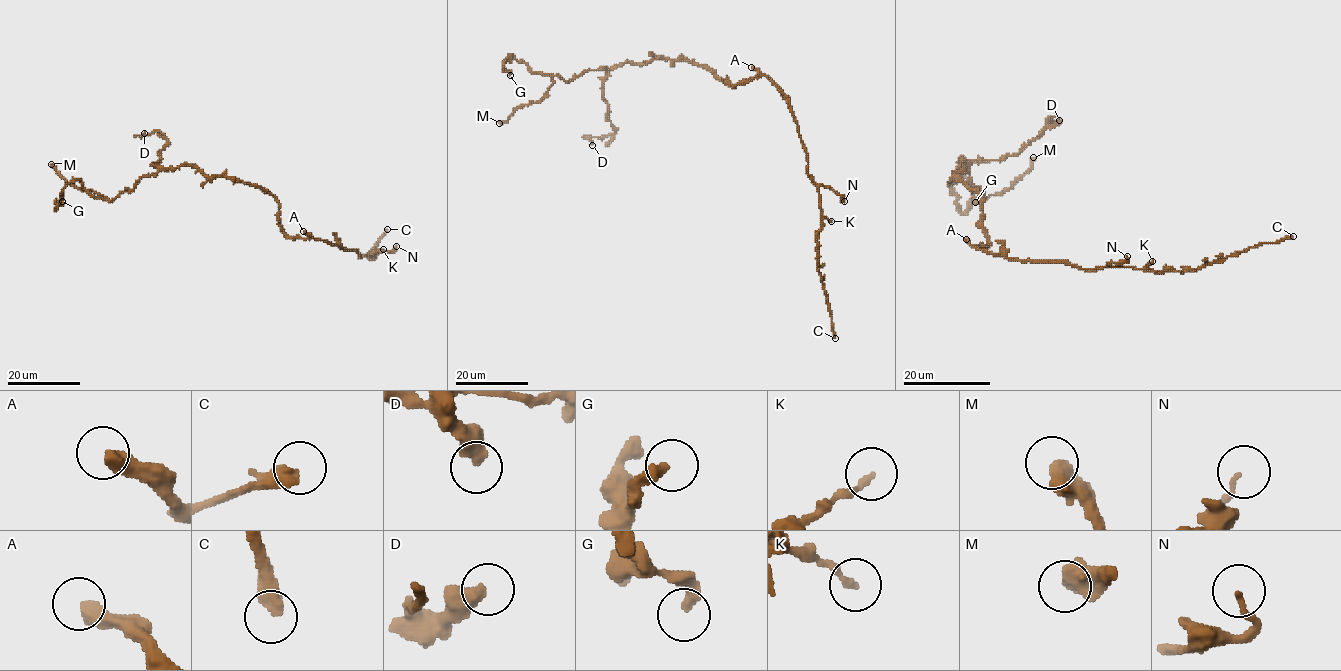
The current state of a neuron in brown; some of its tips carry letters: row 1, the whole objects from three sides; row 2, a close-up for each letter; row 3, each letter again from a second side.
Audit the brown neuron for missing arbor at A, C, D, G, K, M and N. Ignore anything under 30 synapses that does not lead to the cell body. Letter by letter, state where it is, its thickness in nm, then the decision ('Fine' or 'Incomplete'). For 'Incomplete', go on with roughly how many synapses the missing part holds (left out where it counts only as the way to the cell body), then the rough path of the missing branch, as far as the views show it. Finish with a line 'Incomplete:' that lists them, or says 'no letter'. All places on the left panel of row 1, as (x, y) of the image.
A: Place: (303, 231). Thickness 460 nm. Fine
C: Place: (387, 229). Thickness 460 nm. Incomplete. Roughly 160 synapses
D: Place: (144, 133). Thickness 500 nm. Fine
G: Place: (62, 201). Thickness 340 nm. Fine
K: Place: (383, 249). Thickness 190 nm. Fine
M: Place: (51, 164). Thickness 550 nm. Fine
N: Place: (396, 246). Thickness 140 nm. Fine
Incomplete: C

